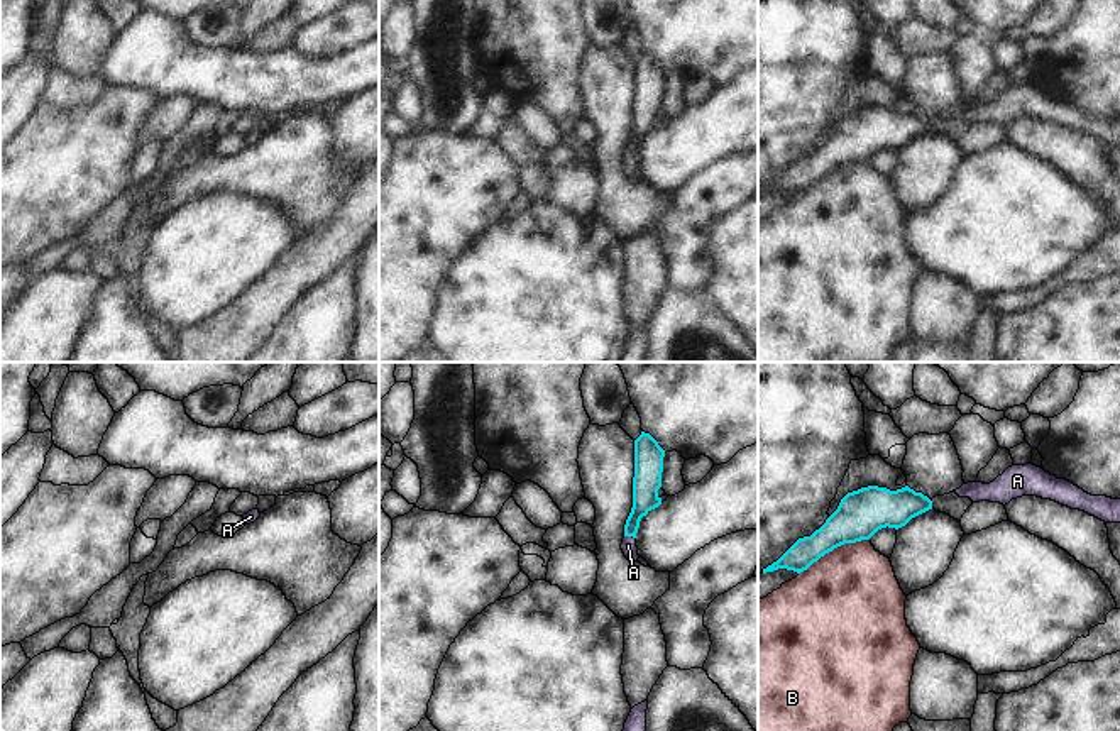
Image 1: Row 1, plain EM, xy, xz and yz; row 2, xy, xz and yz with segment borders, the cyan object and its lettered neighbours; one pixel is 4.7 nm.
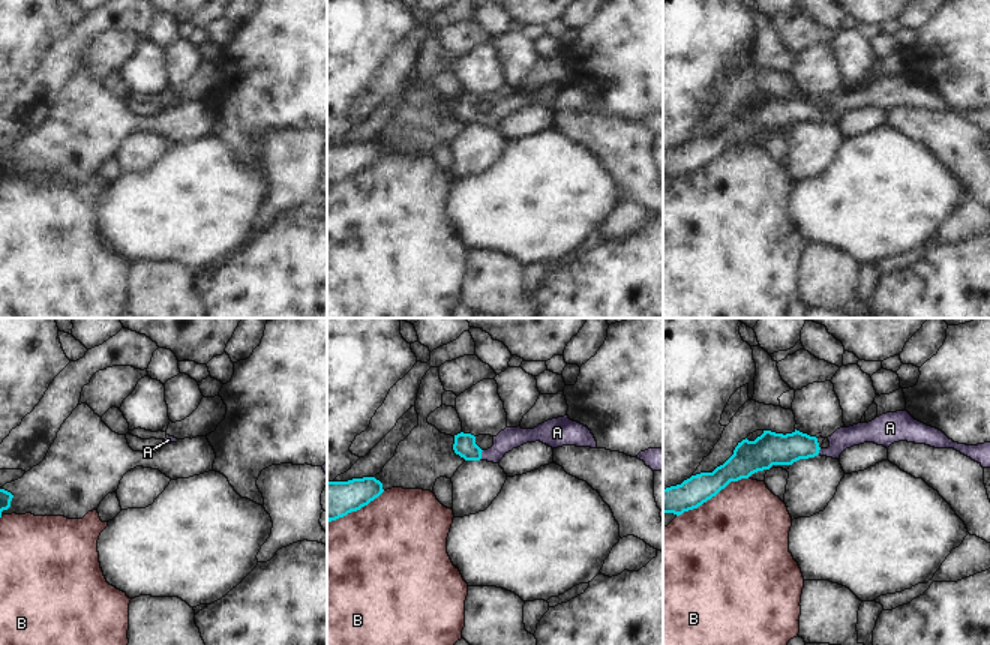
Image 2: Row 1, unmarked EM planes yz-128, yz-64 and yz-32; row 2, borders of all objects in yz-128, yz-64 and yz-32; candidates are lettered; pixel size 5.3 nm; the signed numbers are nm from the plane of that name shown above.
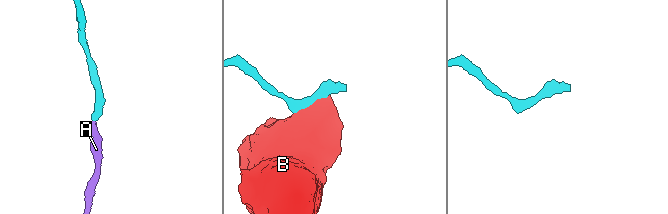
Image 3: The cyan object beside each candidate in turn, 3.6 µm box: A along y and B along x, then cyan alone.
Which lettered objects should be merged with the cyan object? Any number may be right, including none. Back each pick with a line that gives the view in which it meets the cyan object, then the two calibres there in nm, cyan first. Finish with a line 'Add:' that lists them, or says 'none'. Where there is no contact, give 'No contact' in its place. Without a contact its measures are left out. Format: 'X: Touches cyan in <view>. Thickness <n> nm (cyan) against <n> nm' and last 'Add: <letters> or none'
A: Touches cyan in xz. Thickness 130 nm (cyan) against 70 nm
Add: A.

